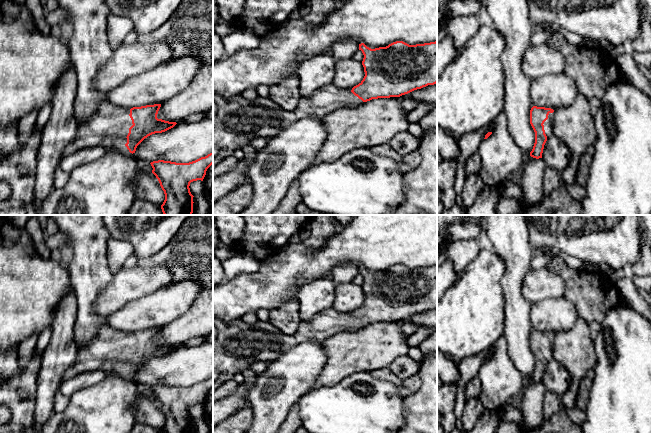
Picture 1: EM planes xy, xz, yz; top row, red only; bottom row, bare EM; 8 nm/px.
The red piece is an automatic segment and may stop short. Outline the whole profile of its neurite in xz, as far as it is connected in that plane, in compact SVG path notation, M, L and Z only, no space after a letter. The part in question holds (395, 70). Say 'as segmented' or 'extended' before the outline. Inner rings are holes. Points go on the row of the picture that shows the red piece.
extended; M396 41L386 47L375 49L361 43L359 50L364 55L362 65L365 76L351 91L330 84L310 96L302 97L292 111L283 109L270 98L258 97L248 100L242 95L227 98L226 105L218 107L217 113L213 116L213 167L225 158L233 156L236 150L250 144L253 139L270 139L299 120L308 117L322 119L337 109L359 107L372 99L400 97L437 83L437 41L416 45Z

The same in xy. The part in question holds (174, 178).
as segmented; M213 152L189 163L158 160L150 163L165 194L161 205L164 215L192 215L193 195L190 183L203 181L207 169L213 164Z

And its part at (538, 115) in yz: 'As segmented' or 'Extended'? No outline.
Extended

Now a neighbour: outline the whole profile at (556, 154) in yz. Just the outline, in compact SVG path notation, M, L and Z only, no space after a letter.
M554 134L547 137L542 159L548 167L562 172L569 164L572 153L567 145Z

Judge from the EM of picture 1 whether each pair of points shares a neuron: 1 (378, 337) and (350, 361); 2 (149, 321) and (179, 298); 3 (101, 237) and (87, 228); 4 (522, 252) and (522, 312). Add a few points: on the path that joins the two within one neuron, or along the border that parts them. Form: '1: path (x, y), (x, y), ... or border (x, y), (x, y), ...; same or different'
1: path (371, 344), (357, 354); same
2: path (156, 314), (172, 301); same
3: path (98, 236), (90, 231); same
4: path (516, 267), (515, 297); same

